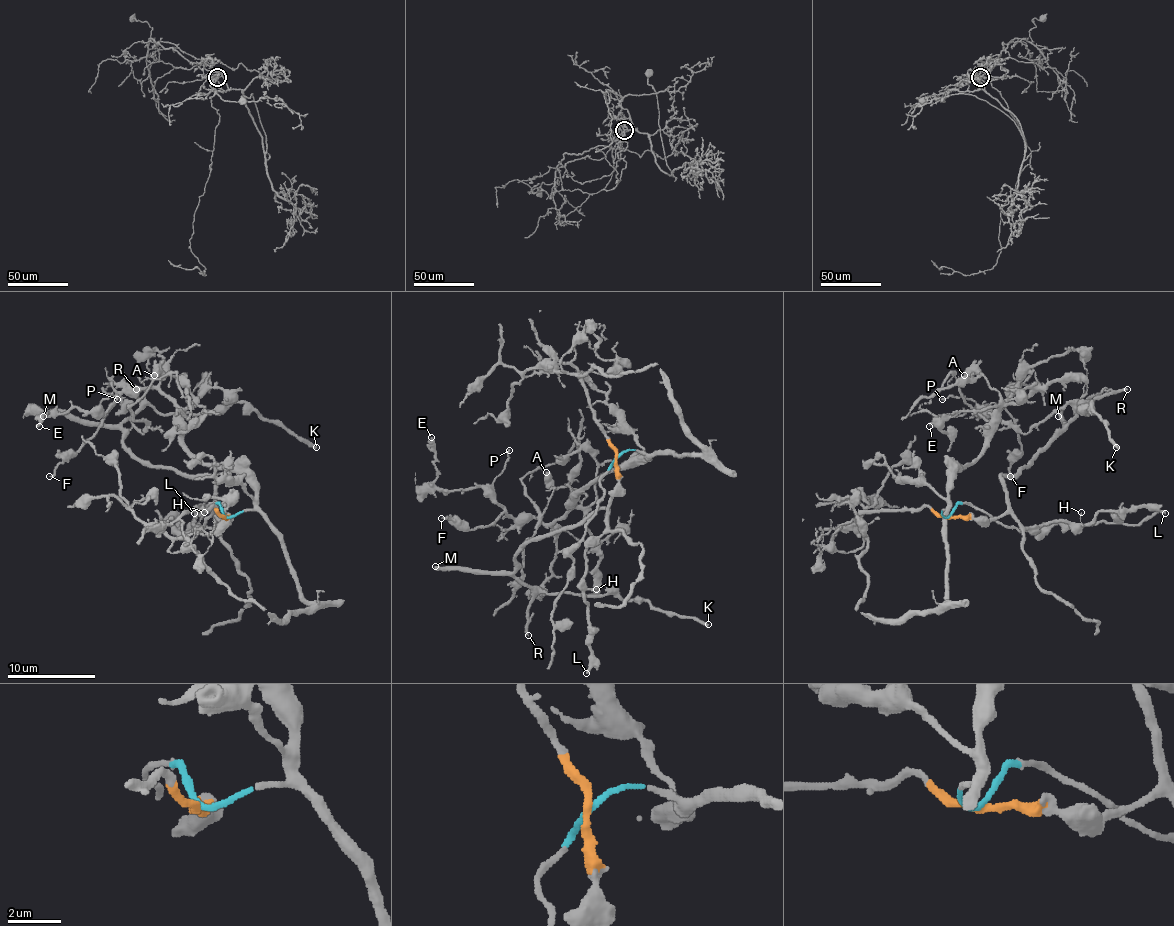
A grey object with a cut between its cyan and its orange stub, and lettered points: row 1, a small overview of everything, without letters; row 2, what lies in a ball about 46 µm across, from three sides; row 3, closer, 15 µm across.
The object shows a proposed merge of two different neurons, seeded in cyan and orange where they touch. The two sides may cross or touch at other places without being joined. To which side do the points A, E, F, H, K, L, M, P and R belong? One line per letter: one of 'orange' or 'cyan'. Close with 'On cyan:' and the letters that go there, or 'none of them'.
A: cyan
E: cyan
F: cyan
H: orange
K: orange
L: orange
M: orange
P: cyan
R: orange
On cyan: A, E, F, P

